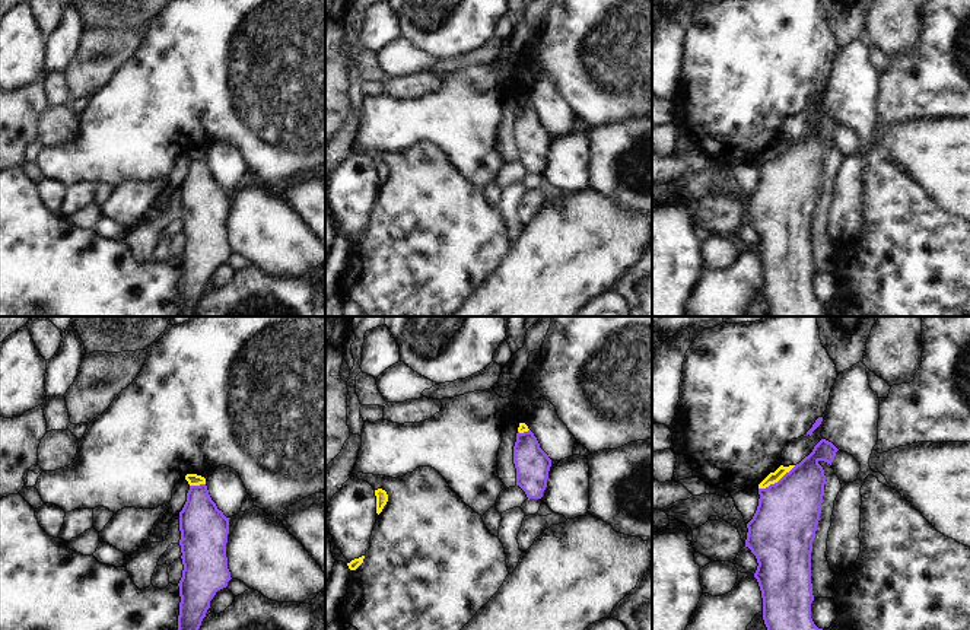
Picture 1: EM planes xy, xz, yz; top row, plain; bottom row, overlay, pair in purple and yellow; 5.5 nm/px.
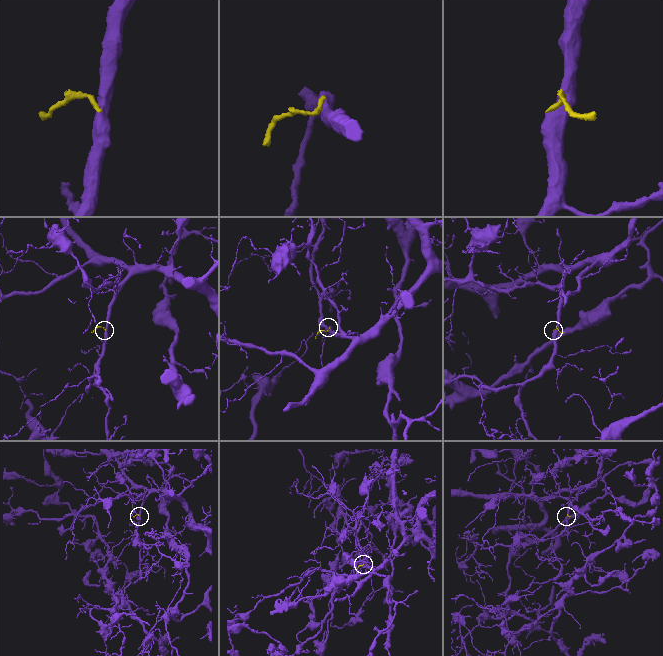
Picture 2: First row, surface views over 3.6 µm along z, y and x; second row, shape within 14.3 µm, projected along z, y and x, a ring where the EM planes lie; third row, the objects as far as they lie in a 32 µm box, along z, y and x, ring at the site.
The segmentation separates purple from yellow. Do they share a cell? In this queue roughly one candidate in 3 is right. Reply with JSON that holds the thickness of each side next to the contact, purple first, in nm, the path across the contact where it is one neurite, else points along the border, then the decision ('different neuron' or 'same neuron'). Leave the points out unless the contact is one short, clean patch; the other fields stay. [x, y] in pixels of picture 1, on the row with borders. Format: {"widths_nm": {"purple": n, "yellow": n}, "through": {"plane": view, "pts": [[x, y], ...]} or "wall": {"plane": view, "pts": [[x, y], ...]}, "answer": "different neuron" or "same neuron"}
{"widths_nm": {"purple": 360, "yellow": 60}, "wall": {"plane": "yz", "pts": [[795, 465], [776, 481], [759, 489]]}, "answer": "different neuron"}

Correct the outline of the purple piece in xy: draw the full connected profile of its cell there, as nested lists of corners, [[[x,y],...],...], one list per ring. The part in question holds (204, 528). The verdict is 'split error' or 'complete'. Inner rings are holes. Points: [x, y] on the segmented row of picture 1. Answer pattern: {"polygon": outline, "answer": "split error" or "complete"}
{"polygon": [[[190,486],[179,512],[181,559],[178,630],[198,630],[210,601],[232,579],[226,542],[229,518],[217,509],[207,486]]], "answer": "complete"}

